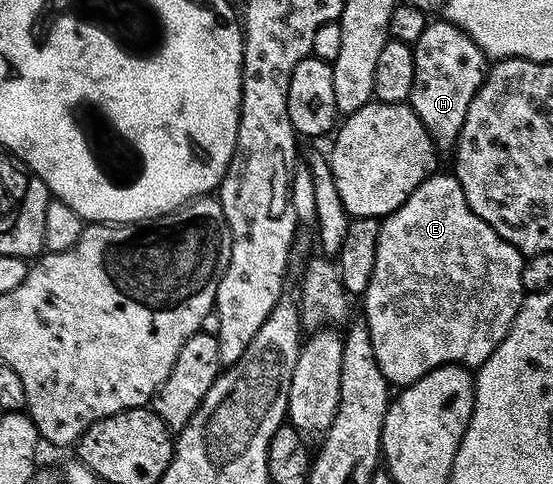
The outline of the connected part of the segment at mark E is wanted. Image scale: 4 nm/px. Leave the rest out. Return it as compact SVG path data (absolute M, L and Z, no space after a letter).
M433 172L402 207L380 221L374 271L362 294L362 320L374 345L374 359L392 387L412 385L443 365L479 367L486 363L498 343L506 339L526 296L522 283L525 258L490 223L470 211L456 176L440 172Z

